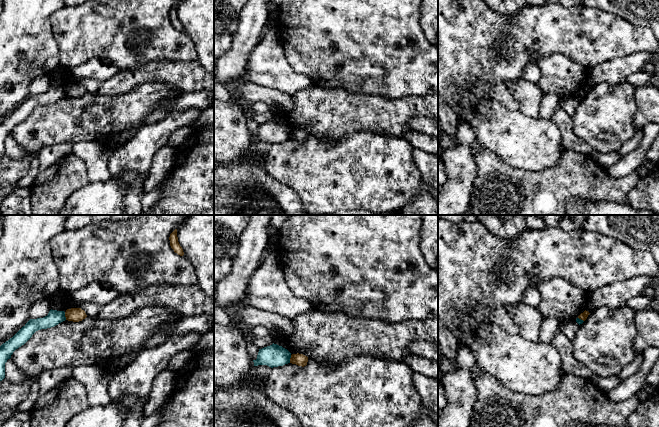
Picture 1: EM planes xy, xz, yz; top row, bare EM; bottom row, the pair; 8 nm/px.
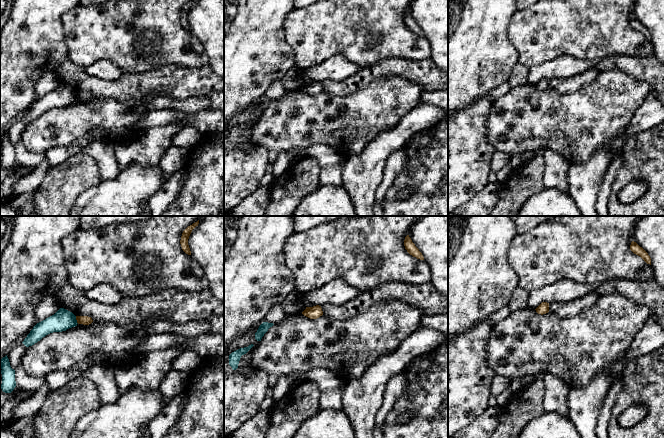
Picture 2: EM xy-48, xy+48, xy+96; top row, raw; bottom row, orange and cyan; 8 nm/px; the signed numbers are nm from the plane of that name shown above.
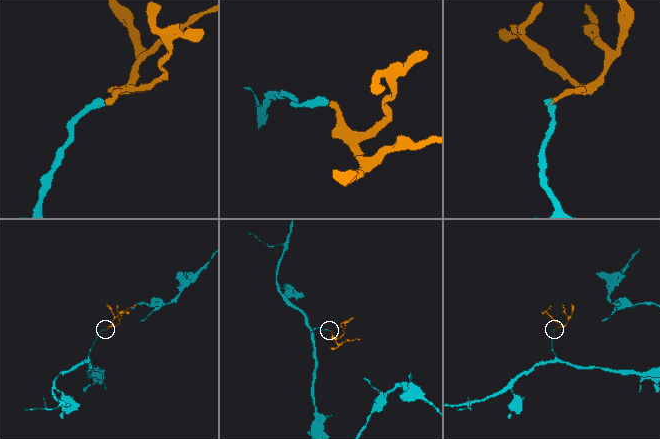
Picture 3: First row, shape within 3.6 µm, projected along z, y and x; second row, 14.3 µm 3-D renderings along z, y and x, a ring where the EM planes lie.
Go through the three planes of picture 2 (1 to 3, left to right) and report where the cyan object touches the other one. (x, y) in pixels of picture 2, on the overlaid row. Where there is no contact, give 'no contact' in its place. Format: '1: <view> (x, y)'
1: xy-48 (76, 319)
2: no contact
3: no contact

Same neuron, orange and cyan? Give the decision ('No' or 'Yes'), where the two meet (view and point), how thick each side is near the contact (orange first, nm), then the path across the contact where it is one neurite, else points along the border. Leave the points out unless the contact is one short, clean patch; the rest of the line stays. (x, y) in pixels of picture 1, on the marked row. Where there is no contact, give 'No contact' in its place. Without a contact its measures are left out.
No. Touches orange at xy (65, 316). Thickness 110 nm (orange) against 120 nm. Boundary: xy (64, 312), (66, 319)

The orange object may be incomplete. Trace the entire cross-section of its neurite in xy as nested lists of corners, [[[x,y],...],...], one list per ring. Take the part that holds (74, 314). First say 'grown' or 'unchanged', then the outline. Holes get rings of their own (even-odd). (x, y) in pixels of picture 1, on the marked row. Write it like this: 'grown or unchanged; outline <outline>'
unchanged; outline [[[71,308],[66,310],[65,317],[68,321],[79,322],[85,319],[87,315],[81,308]]]

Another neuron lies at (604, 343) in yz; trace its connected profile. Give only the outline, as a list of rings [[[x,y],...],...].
[[[627,305],[595,309],[572,340],[574,358],[598,376],[618,375],[636,358],[635,313]]]

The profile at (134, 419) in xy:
[[[135,409],[124,421],[124,427],[141,427],[143,409]]]

